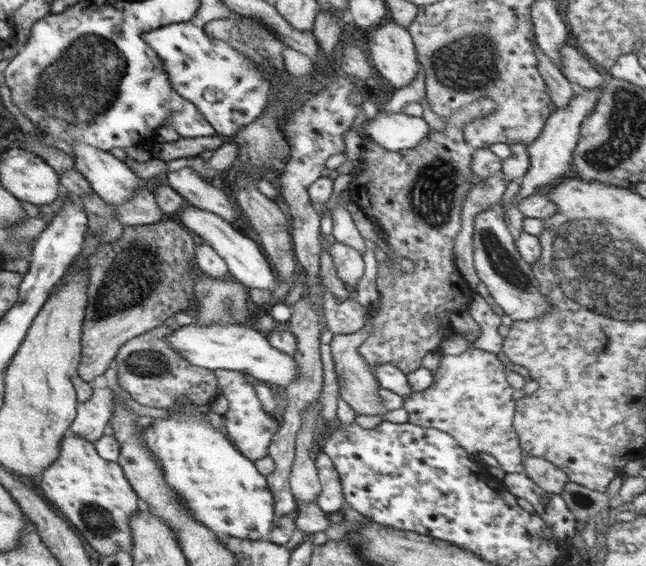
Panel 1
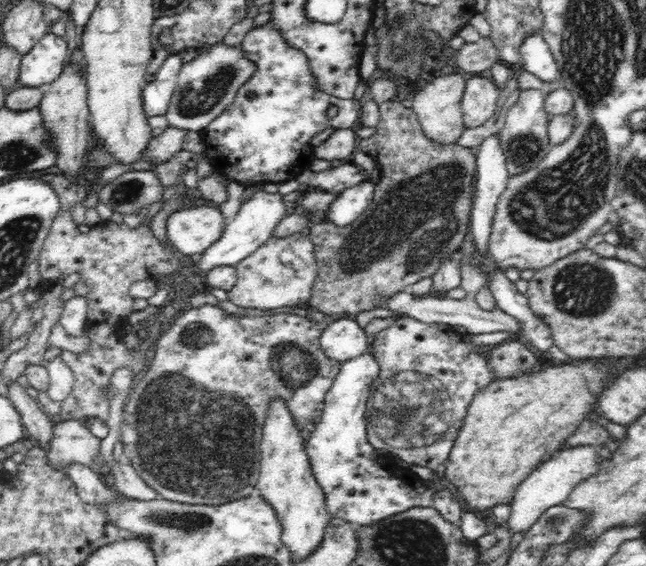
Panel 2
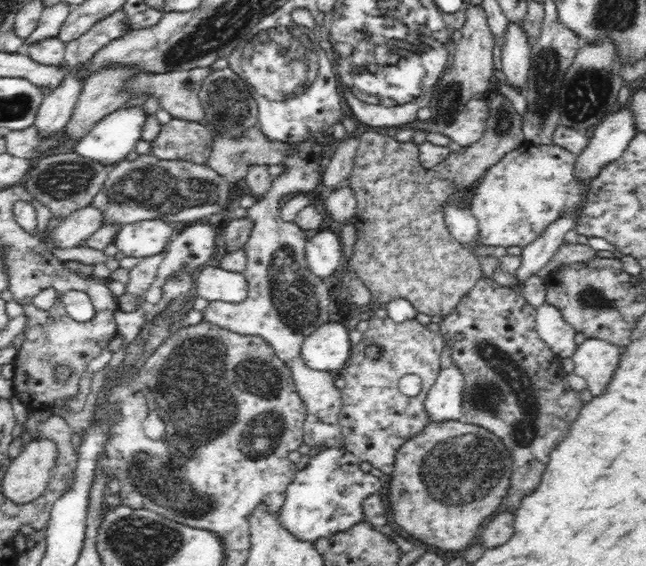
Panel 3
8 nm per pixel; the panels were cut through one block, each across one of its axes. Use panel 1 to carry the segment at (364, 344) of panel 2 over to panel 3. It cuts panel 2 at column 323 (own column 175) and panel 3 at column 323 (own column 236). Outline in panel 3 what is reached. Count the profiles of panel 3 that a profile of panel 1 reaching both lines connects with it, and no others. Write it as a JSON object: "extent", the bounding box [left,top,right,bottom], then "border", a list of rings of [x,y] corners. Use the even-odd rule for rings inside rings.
{"extent":[301,321,351,371],"border":[[[329,321],[326,324],[316,328],[312,334],[309,334],[302,343],[301,357],[306,366],[317,371],[342,371],[343,364],[351,356],[349,330],[338,321]]]}

